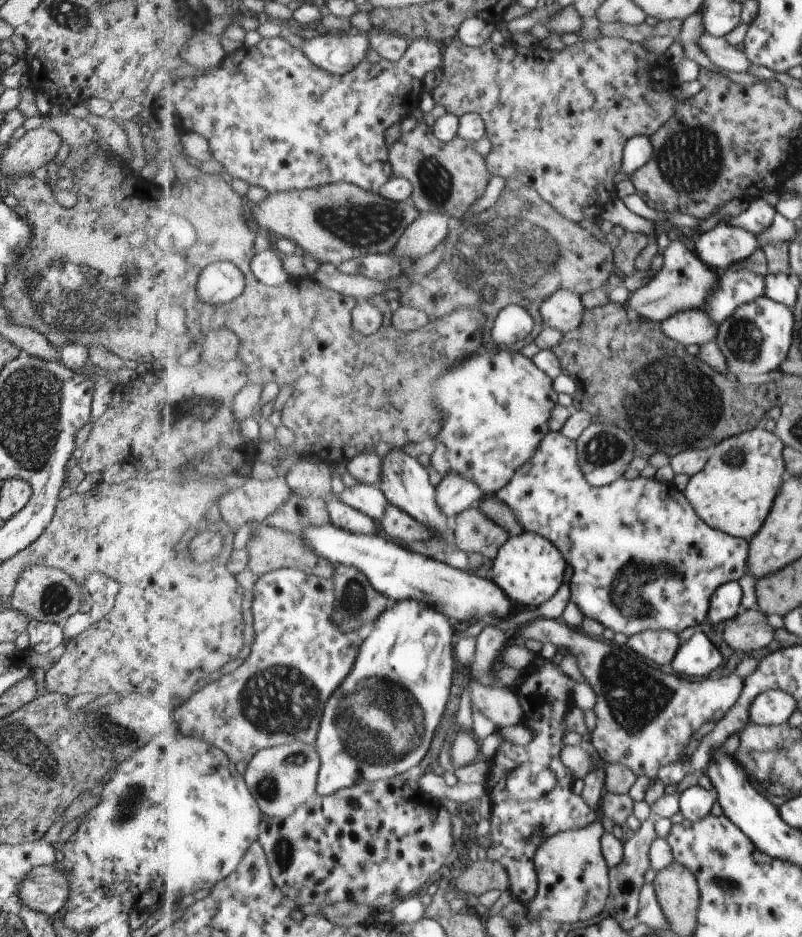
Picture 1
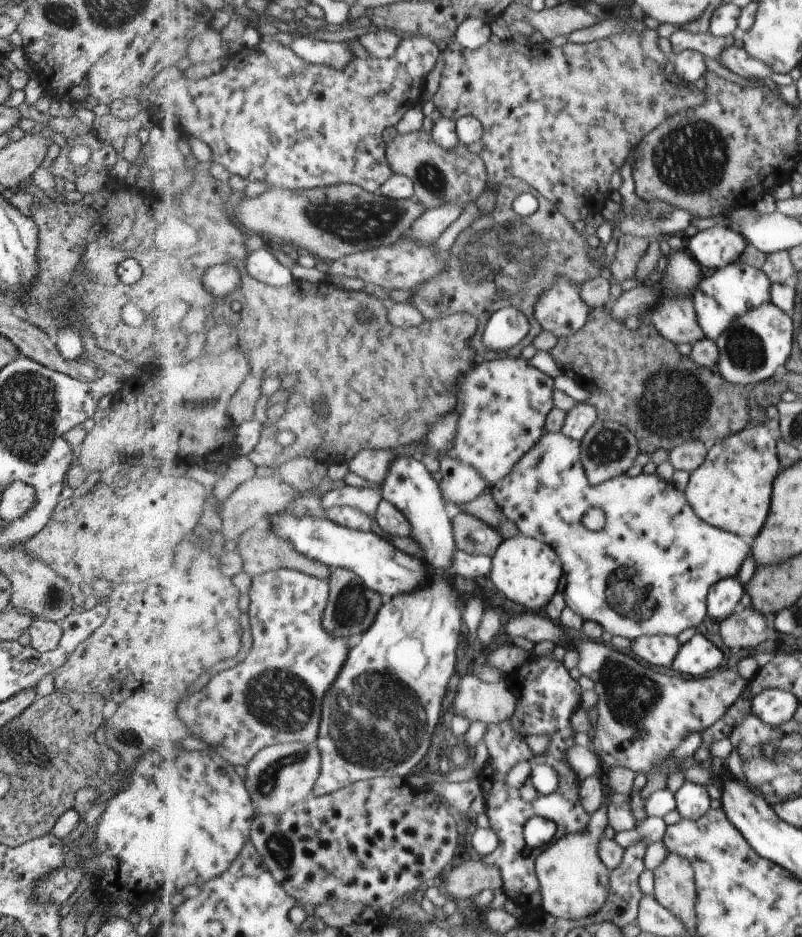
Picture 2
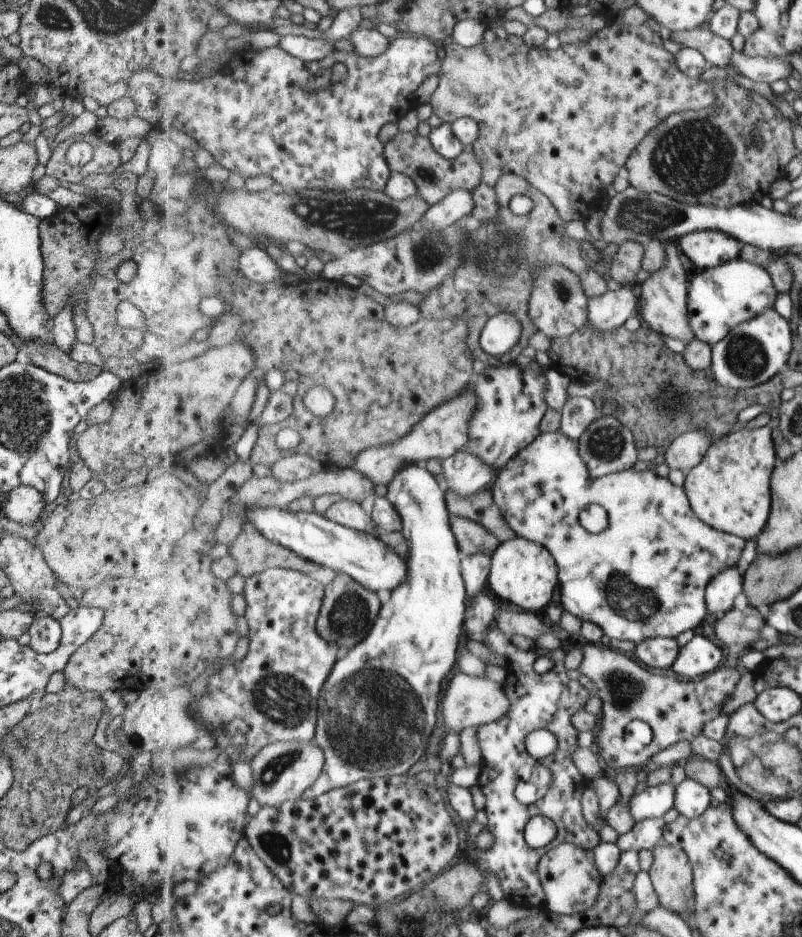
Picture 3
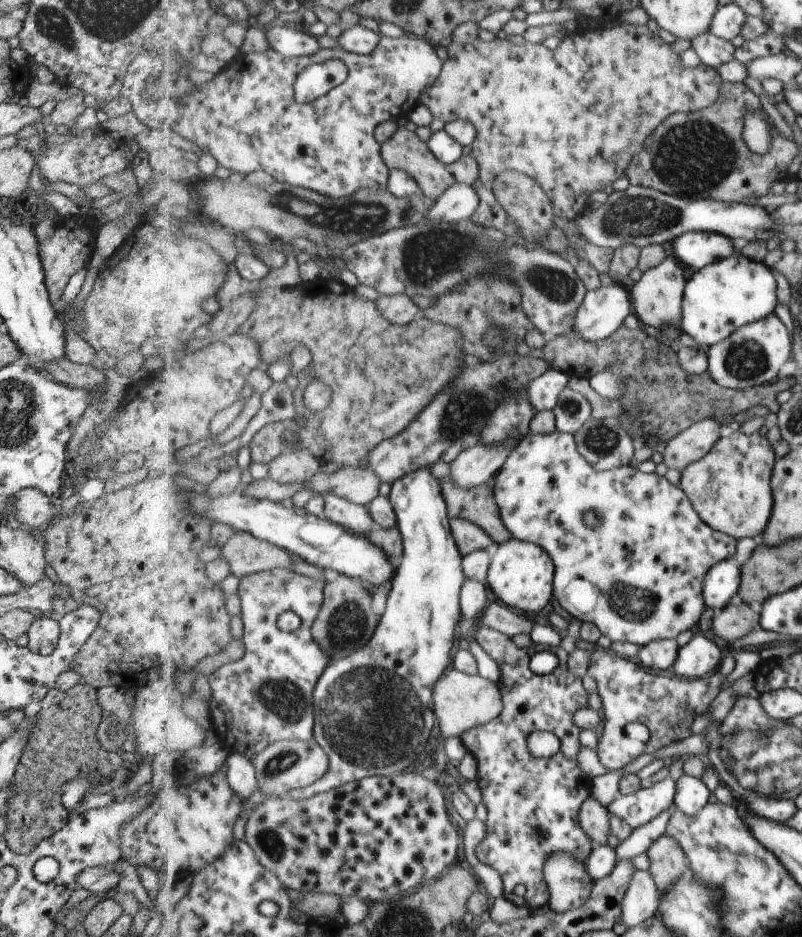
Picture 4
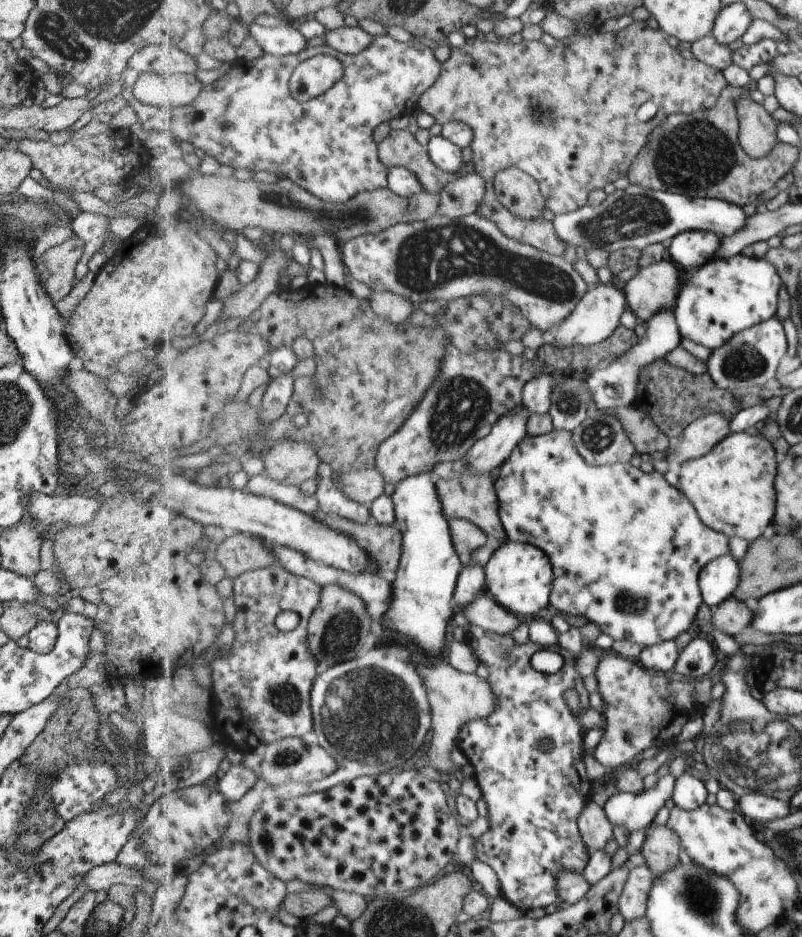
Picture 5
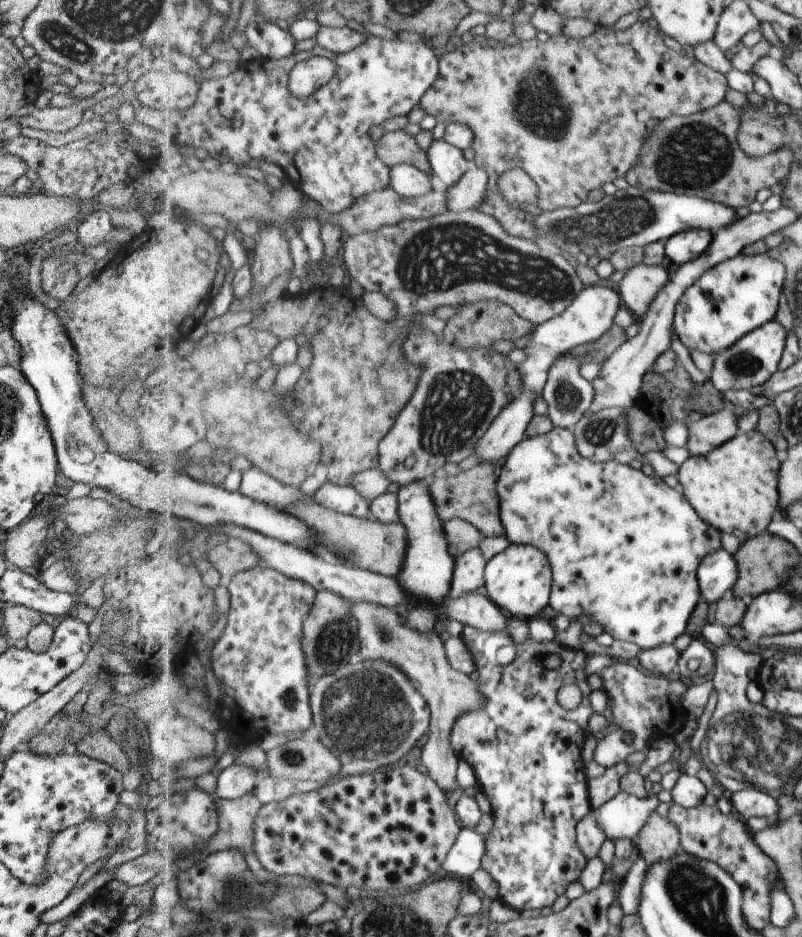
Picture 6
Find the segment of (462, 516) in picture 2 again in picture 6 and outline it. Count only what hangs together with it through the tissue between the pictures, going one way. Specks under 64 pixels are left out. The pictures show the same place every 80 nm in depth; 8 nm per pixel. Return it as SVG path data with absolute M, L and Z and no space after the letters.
M456 517L444 524L448 535L448 544L451 546L451 553L454 558L459 558L472 548L481 547L486 535L463 518Z

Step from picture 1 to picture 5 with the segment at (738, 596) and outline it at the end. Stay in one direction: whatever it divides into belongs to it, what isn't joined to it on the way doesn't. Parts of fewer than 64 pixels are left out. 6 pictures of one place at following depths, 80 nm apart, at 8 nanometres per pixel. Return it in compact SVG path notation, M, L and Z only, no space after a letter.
M726 555L712 561L703 570L701 582L705 602L720 606L734 596L742 581L742 564L734 556Z

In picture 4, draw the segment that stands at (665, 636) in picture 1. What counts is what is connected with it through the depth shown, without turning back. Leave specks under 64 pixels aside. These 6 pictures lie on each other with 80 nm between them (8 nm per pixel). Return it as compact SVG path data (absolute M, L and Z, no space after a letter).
M660 639L640 648L638 660L649 669L672 673L680 660L681 648L676 639Z

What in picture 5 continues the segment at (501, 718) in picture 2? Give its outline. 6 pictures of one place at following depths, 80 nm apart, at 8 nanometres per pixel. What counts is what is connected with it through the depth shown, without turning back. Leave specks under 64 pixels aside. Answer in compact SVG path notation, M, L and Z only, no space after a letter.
M415 653L415 659L429 688L434 716L434 736L428 755L431 765L442 773L443 779L447 780L448 774L453 773L457 768L452 760L452 753L464 728L472 721L489 719L497 711L496 691L488 678L458 670L448 660L448 656L434 666L429 664L427 657L422 657L419 653Z

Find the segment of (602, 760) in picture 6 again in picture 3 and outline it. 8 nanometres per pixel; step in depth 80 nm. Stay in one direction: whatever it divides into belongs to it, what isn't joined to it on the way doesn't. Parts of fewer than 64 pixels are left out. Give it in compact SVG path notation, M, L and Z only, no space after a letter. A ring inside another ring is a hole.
M583 643L585 654L580 672L596 684L599 696L604 701L601 730L597 734L597 752L613 768L640 768L650 763L652 756L670 748L682 740L694 741L704 734L707 724L723 714L727 702L731 700L740 684L743 672L736 667L718 669L703 678L680 680L678 674L668 671L656 674L642 666L634 654L619 651L612 646L596 646ZM636 719L652 723L655 739L654 752L650 756L630 756L626 750L628 726Z

